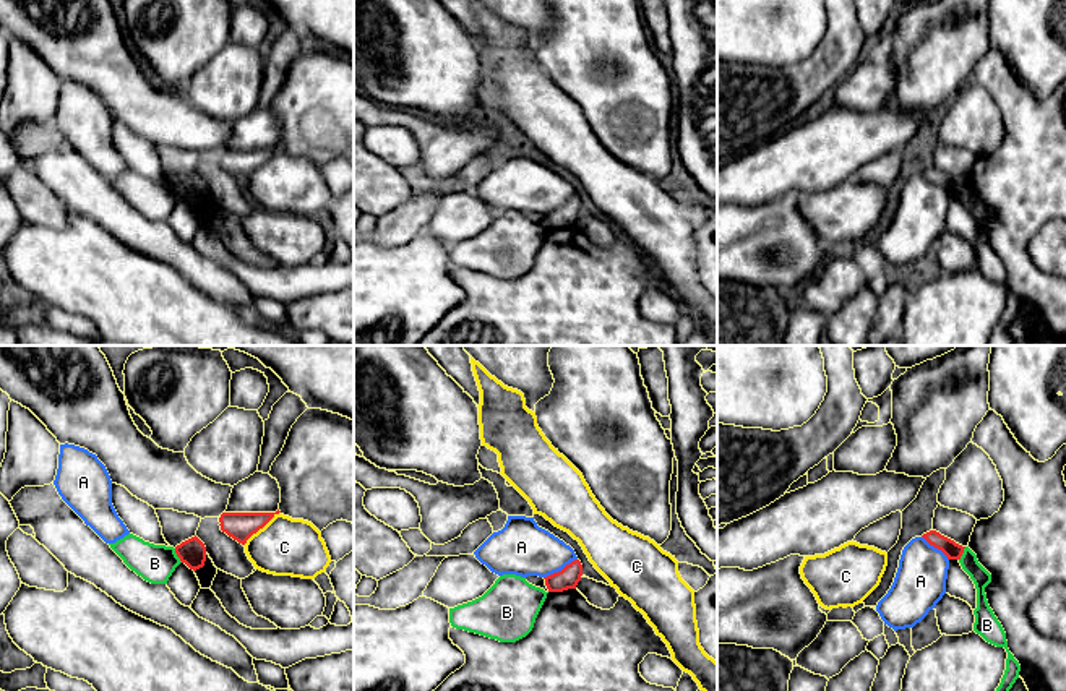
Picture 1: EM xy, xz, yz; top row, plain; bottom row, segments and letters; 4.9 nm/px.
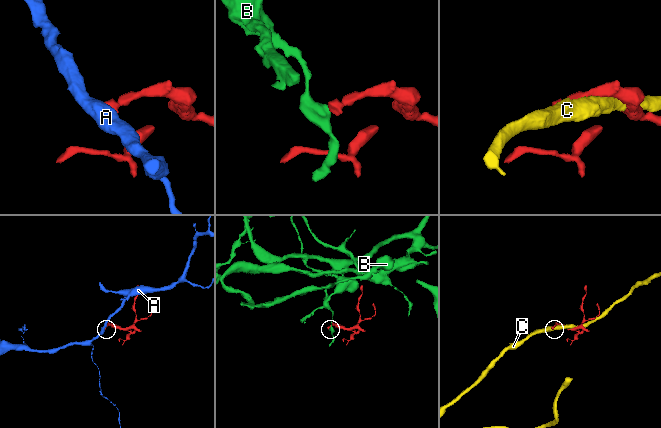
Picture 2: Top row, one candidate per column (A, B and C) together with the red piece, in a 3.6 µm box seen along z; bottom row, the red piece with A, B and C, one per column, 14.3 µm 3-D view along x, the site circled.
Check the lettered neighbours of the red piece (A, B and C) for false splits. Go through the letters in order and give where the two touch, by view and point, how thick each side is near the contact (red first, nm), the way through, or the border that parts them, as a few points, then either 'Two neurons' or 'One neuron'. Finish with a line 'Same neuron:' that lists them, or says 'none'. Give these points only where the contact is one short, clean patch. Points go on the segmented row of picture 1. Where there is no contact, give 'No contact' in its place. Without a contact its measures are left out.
A: Touches red at xz (562, 570). Thickness 110 nm (red) against 280 nm. Boundary: xz (576, 558), (544, 578). Two neurons
B: Touches red at xy (177, 555). Thickness 140 nm (red) against 190 nm. Boundary: xy (174, 549), (182, 562). Two neurons
C: Touches red at xy (260, 527). Thickness 140 nm (red) against 280 nm. Two neurons
Same neuron: none

